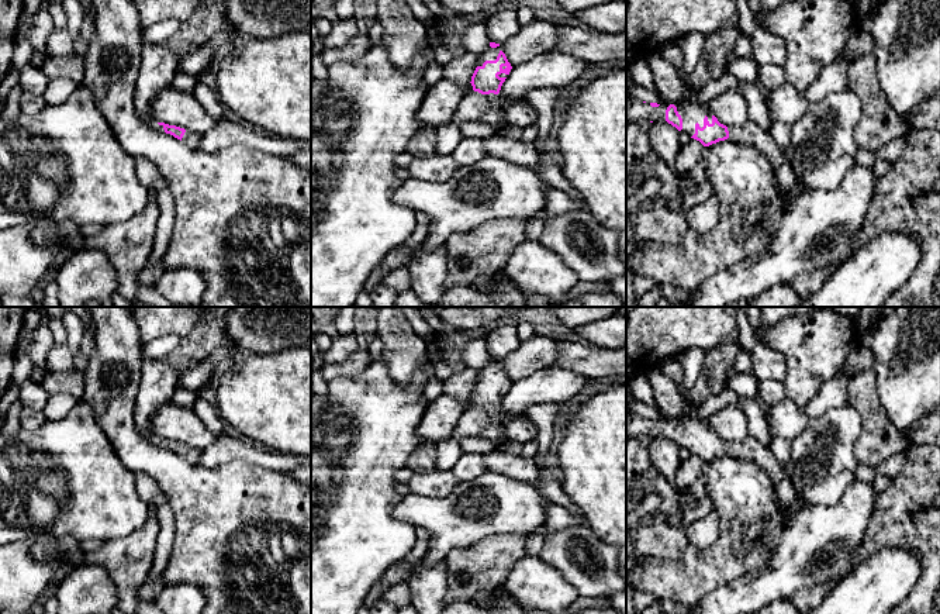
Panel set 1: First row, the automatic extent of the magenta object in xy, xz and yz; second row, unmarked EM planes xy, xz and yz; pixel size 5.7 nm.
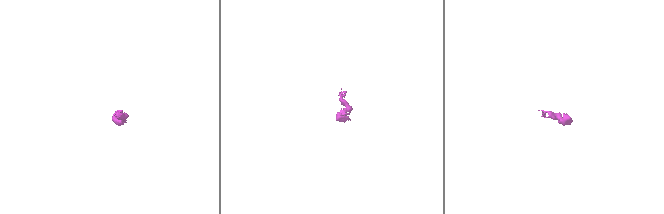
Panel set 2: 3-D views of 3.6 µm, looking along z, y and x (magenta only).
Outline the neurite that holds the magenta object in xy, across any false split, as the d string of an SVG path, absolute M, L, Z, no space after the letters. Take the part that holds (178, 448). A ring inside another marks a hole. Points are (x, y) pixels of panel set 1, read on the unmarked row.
M155 438L152 441L155 445L173 451L190 463L198 463L201 451L187 446L184 444L169 441L165 438Z

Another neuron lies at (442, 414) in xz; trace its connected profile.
M442 394L428 403L426 410L417 428L417 435L422 441L446 441L452 438L460 418L473 407L471 399L460 401Z

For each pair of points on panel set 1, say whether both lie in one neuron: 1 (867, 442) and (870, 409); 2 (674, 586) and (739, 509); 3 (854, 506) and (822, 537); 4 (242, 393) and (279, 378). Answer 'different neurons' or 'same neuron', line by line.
1: same neuron
2: same neuron
3: same neuron
4: same neuron

